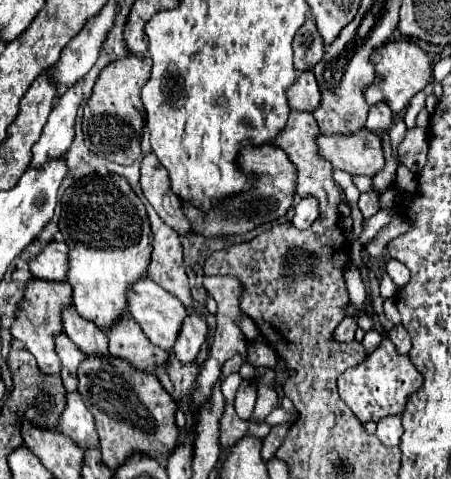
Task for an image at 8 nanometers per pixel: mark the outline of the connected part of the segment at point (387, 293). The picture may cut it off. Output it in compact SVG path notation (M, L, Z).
M386 272L383 273L380 280L380 293L384 299L395 299L399 287L391 280Z

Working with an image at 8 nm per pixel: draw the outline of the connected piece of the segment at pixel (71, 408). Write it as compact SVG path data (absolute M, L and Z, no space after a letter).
M78 391L66 393L66 409L60 415L60 431L72 437L82 449L98 447L98 433L92 413L86 409Z

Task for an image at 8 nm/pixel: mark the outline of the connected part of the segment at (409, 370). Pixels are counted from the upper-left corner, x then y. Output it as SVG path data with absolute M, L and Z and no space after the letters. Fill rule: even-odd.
M382 339L378 349L364 359L358 367L344 371L338 379L340 399L352 409L352 413L362 421L378 421L388 415L402 415L408 397L422 387L422 375L410 363L408 355L398 355L390 339Z

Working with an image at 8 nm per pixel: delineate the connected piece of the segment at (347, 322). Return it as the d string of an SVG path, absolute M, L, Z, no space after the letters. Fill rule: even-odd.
M344 317L342 323L338 325L336 333L334 333L334 339L338 339L338 341L350 341L350 339L354 337L356 329L358 329L358 327L356 327L356 321L350 319L350 317Z

